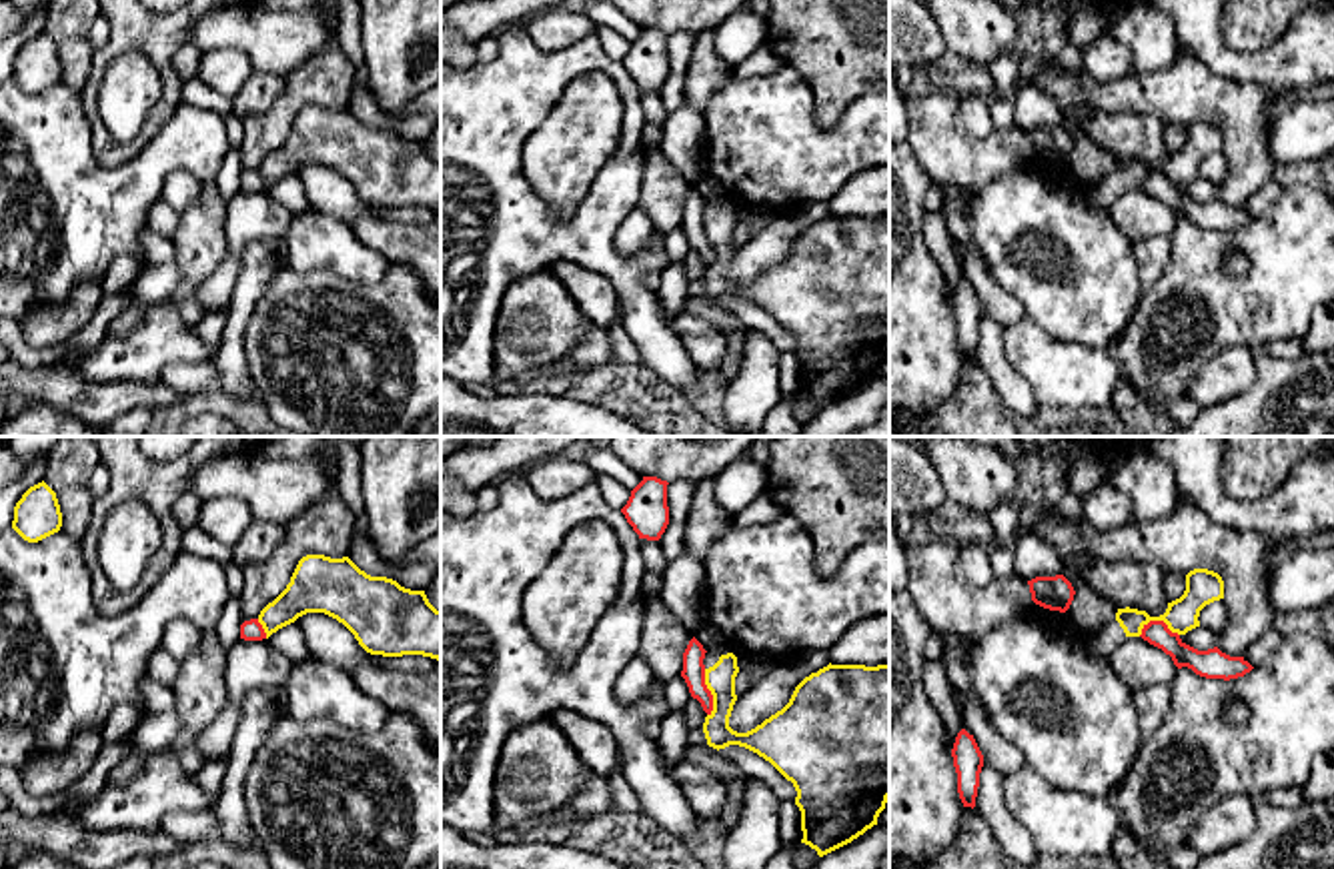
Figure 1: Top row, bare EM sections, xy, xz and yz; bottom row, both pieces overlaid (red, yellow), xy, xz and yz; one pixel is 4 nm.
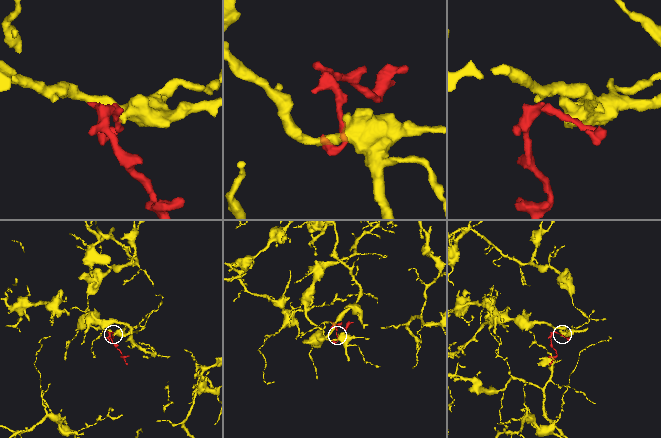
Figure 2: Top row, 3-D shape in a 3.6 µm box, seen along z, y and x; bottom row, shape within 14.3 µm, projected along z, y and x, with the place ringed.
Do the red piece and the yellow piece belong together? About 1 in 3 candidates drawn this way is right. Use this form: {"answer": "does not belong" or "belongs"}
{"answer": "does not belong"}

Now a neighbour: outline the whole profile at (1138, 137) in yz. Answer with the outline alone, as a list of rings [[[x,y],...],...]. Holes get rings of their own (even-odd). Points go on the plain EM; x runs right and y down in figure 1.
[[[1066,110],[1074,122],[1100,146],[1108,148],[1118,160],[1146,162],[1160,168],[1168,160],[1164,132],[1168,120],[1140,112],[1096,112],[1090,116]]]

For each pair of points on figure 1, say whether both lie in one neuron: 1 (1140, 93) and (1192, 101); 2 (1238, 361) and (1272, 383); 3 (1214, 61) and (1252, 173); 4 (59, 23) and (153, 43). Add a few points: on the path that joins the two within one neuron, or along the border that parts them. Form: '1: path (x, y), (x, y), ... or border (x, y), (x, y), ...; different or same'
1: path (1152, 93), (1180, 95); same
2: border (1254, 353), (1254, 381), (1220, 403); different
3: border (1186, 49), (1218, 75), (1266, 89); different
4: border (95, 51), (91, 75), (79, 91); different

